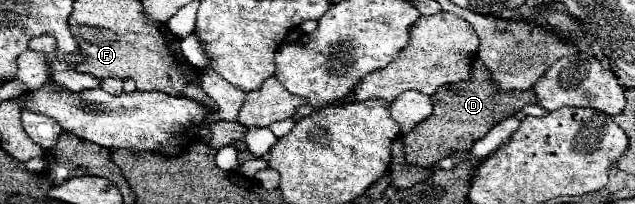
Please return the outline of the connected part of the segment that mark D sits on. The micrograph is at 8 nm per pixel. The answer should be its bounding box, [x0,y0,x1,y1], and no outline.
[404,60,536,168]

